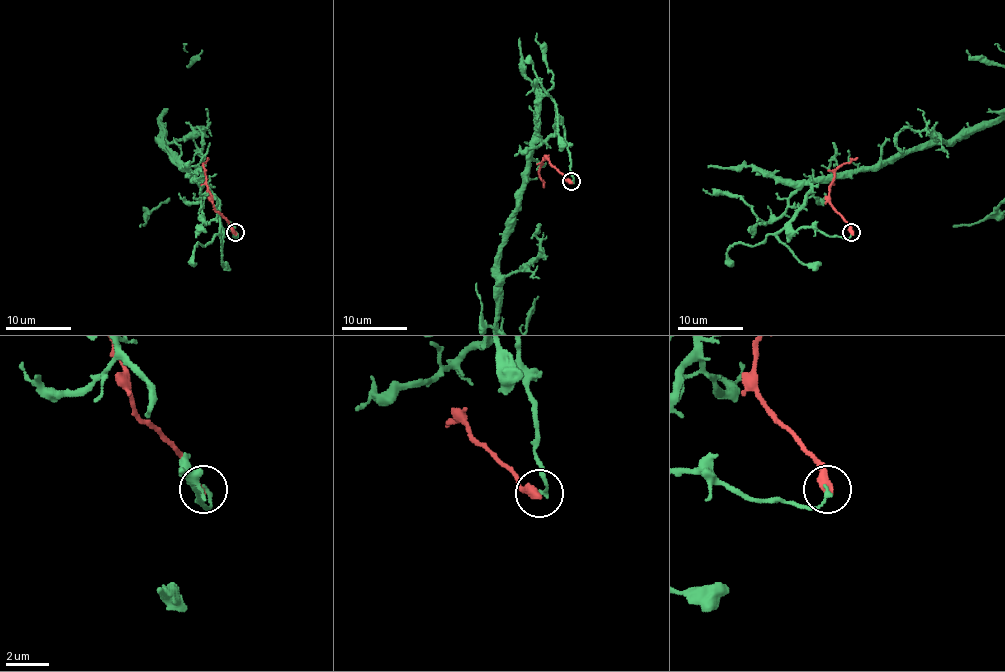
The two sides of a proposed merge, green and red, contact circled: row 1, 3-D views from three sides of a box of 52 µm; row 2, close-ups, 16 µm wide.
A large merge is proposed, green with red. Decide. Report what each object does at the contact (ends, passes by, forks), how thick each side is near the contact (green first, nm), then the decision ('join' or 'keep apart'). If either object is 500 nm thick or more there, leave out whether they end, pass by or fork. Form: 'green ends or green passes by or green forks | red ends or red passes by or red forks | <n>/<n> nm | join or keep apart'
green ends | red ends | 160/460 nm | keep apart

